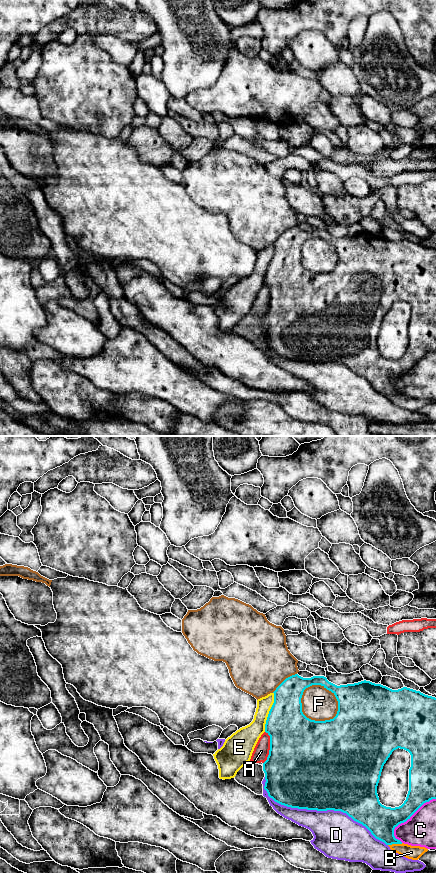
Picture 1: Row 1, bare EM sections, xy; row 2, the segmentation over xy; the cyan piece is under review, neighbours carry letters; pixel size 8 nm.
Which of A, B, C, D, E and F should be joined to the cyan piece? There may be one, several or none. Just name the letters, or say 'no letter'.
no letter

